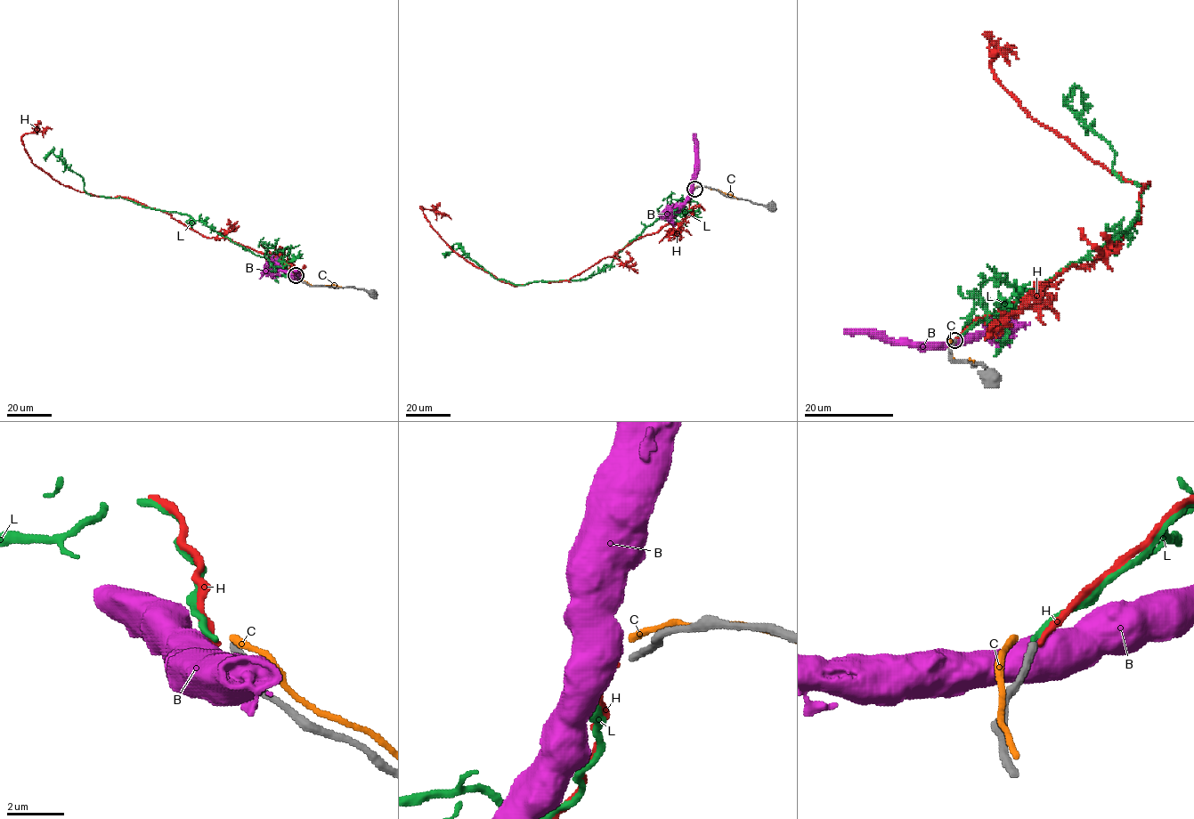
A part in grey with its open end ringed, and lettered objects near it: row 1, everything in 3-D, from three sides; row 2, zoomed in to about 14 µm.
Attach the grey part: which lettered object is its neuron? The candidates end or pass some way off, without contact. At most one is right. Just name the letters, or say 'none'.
none

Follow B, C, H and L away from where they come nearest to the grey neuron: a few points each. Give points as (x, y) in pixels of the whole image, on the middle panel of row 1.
B: (694, 189), (695, 133)
C: (694, 187), (717, 189), (739, 199)
H: (694, 189), (669, 222), (570, 281), (519, 286), (501, 281), (454, 251), (420, 206), (450, 219)
L: (694, 189), (681, 210), (656, 219), (586, 279), (515, 284), (494, 278), (456, 244), (444, 255)

